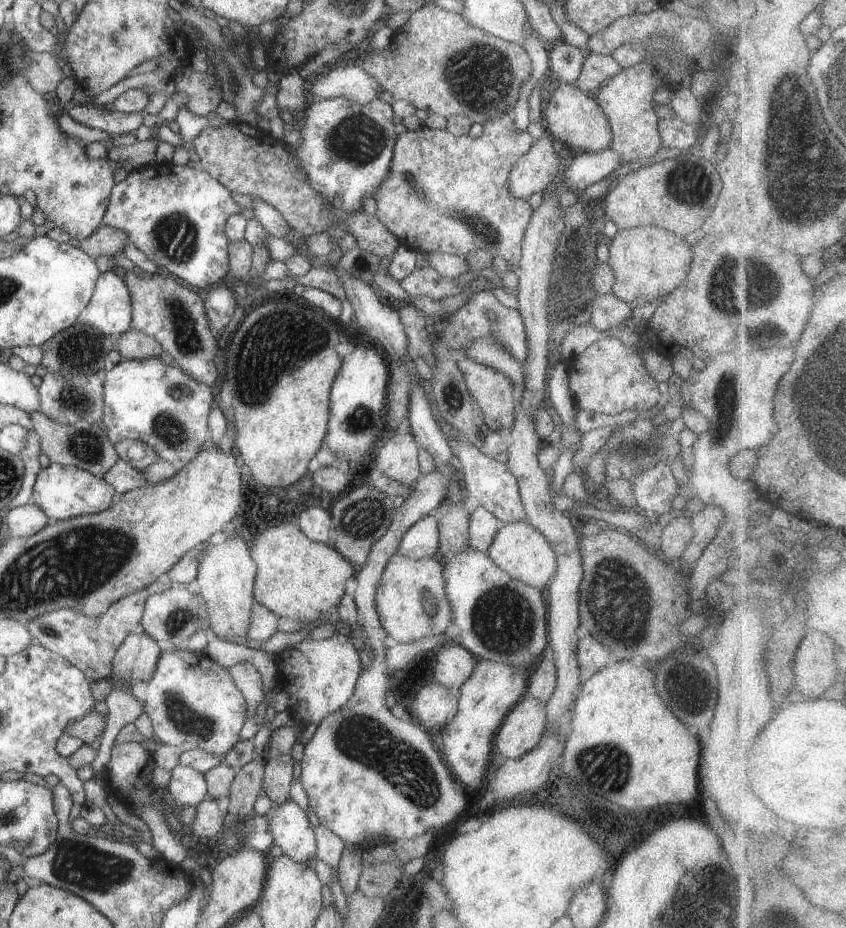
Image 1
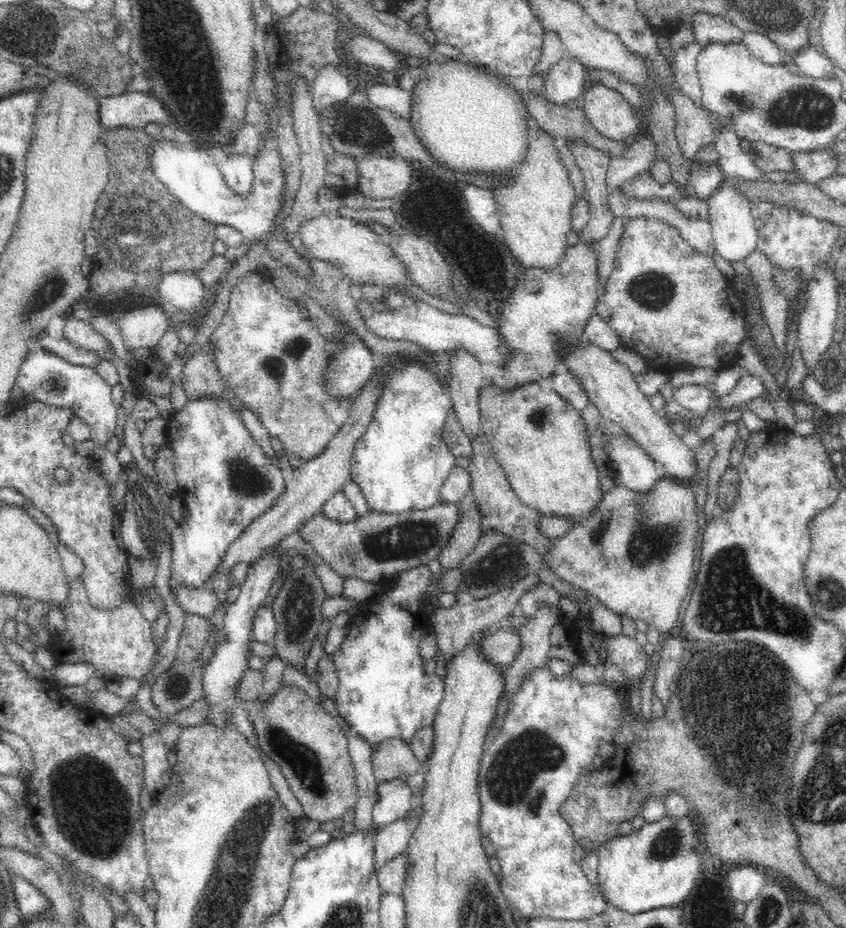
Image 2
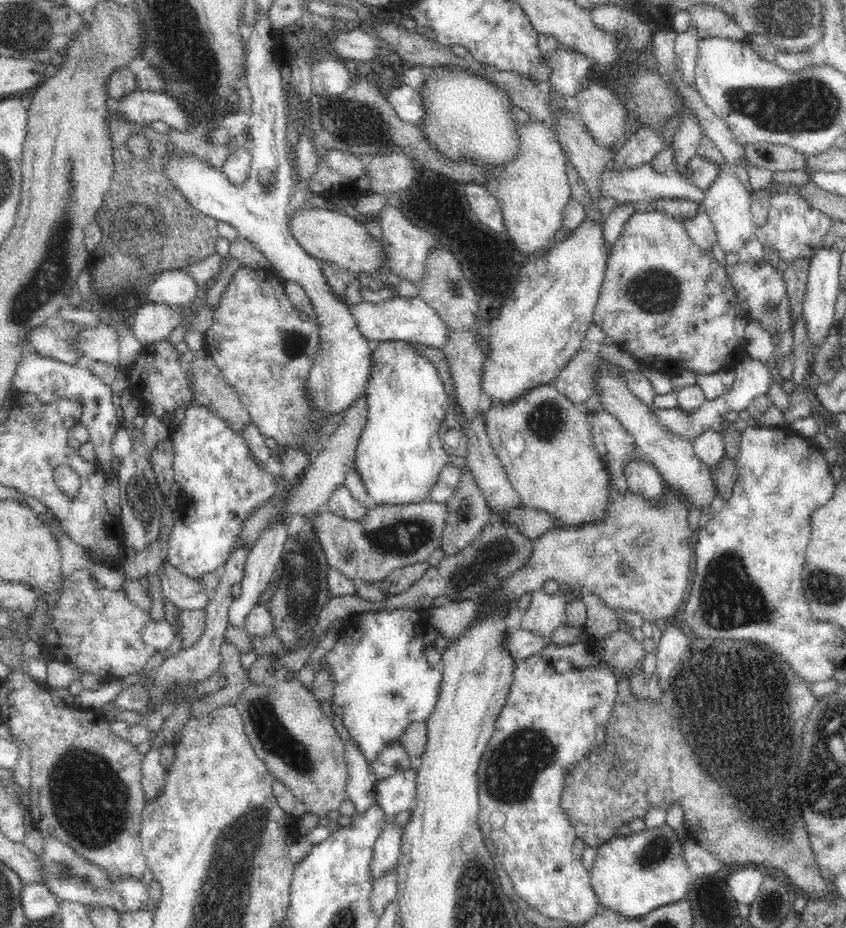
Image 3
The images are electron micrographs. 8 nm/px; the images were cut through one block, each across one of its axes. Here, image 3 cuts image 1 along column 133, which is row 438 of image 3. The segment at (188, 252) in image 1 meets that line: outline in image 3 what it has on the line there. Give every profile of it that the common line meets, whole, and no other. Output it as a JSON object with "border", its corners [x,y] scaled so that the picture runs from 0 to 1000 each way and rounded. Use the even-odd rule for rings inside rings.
{"border":[[[232,433],[220,440],[215,458],[203,459],[201,472],[207,488],[206,518],[215,524],[216,540],[208,551],[209,558],[196,585],[197,603],[219,621],[236,625],[242,619],[257,616],[267,607],[281,575],[286,573],[288,561],[329,531],[331,513],[316,511],[296,490],[287,468],[277,467],[257,446]]]}

